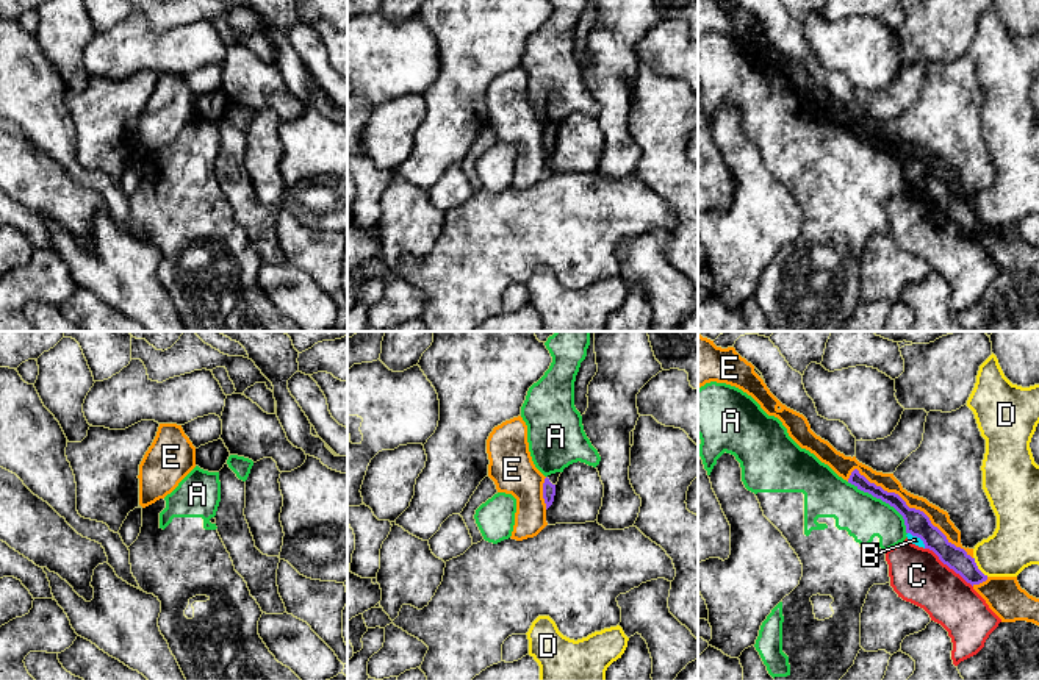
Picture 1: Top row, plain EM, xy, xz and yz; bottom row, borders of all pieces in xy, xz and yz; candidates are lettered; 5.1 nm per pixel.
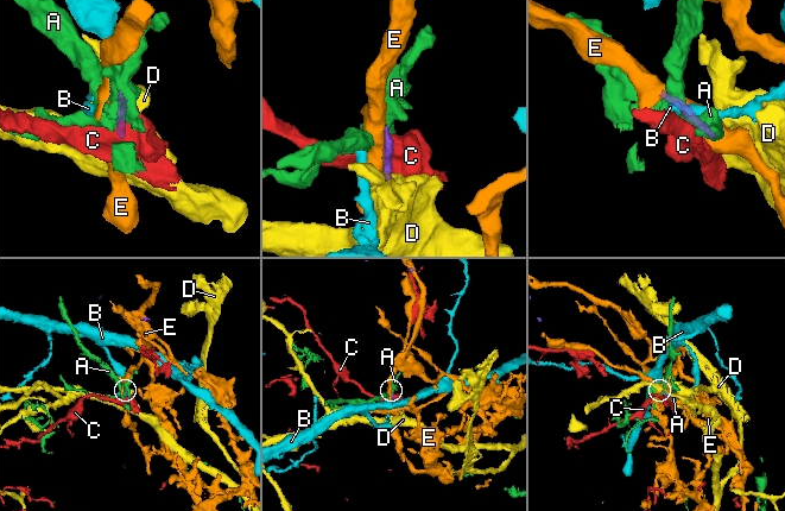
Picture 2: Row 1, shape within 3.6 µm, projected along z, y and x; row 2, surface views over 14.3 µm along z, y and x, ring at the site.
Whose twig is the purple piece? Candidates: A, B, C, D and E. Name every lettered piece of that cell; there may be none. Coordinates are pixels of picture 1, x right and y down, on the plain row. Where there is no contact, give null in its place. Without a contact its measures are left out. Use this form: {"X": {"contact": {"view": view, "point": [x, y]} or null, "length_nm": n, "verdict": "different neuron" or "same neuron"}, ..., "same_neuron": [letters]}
{"A": {"contact": {"view": "yz", "point": [883, 150]}, "length_nm": 420, "verdict": "different neuron"}, "B": {"contact": {"view": "yz", "point": [919, 186]}, "length_nm": 130, "verdict": "different neuron"}, "C": {"contact": {"view": "yz", "point": [949, 216]}, "length_nm": 320, "verdict": "different neuron"}, "D": {"contact": {"view": "yz", "point": [977, 218]}, "length_nm": 130, "verdict": "different neuron"}, "E": {"contact": {"view": "yz", "point": [913, 158]}, "length_nm": 750, "verdict": "different neuron"}, "same_neuron": []}

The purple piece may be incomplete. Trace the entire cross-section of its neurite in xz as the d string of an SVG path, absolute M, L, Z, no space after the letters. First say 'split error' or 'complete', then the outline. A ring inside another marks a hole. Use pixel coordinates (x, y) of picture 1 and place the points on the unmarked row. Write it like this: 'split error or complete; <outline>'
split error; M562 122L551 123L545 128L543 133L543 149L546 153L546 159L552 155L555 145L555 134L559 131Z

